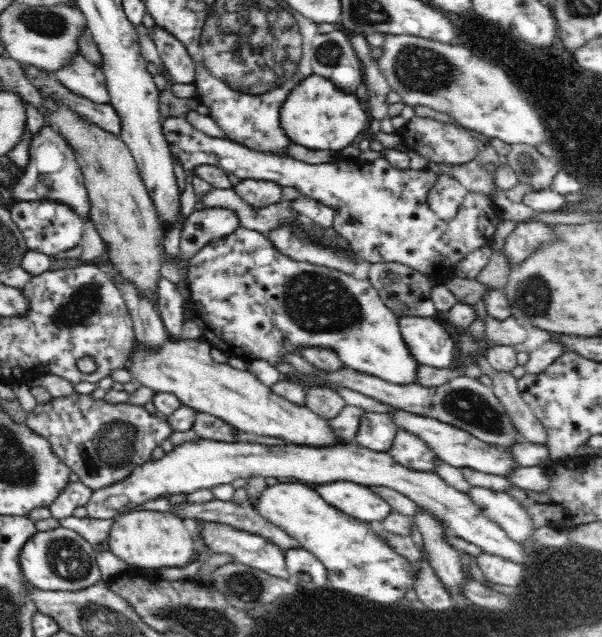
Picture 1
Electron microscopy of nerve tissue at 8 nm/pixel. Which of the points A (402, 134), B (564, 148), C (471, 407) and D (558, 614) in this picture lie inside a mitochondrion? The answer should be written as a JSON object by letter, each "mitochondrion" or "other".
{"A":"other","B":"mitochondrion","C":"mitochondrion","D":"mitochondrion"}

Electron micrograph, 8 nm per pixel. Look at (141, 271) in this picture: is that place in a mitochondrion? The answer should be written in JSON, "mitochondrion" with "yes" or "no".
{"mitochondrion":"no"}

